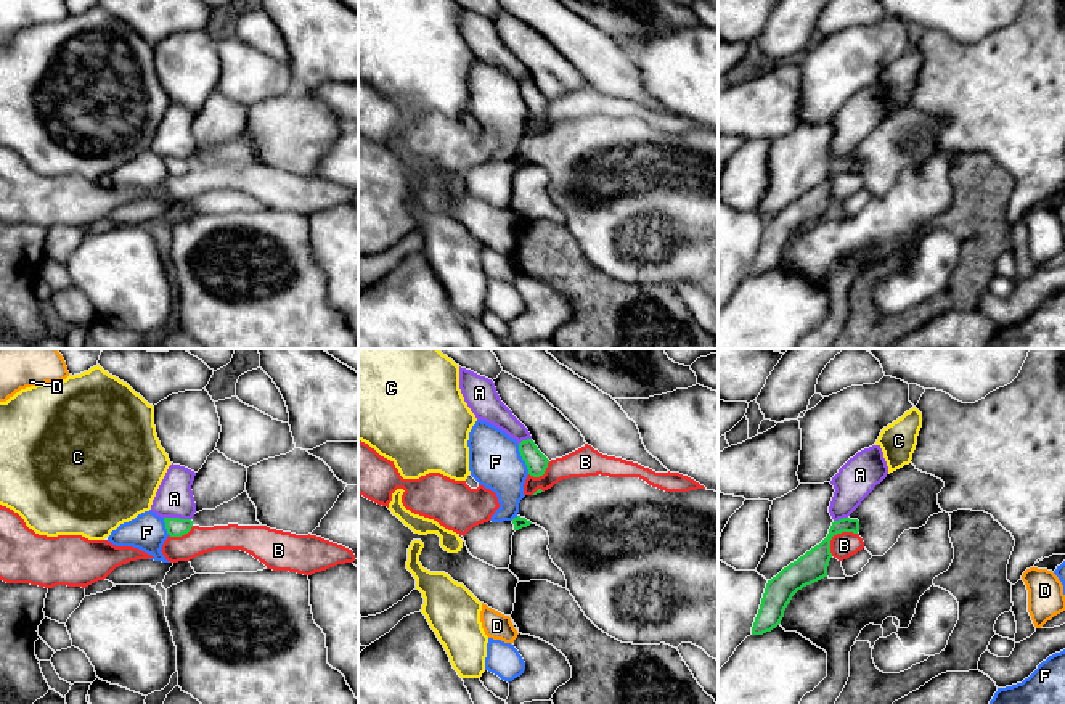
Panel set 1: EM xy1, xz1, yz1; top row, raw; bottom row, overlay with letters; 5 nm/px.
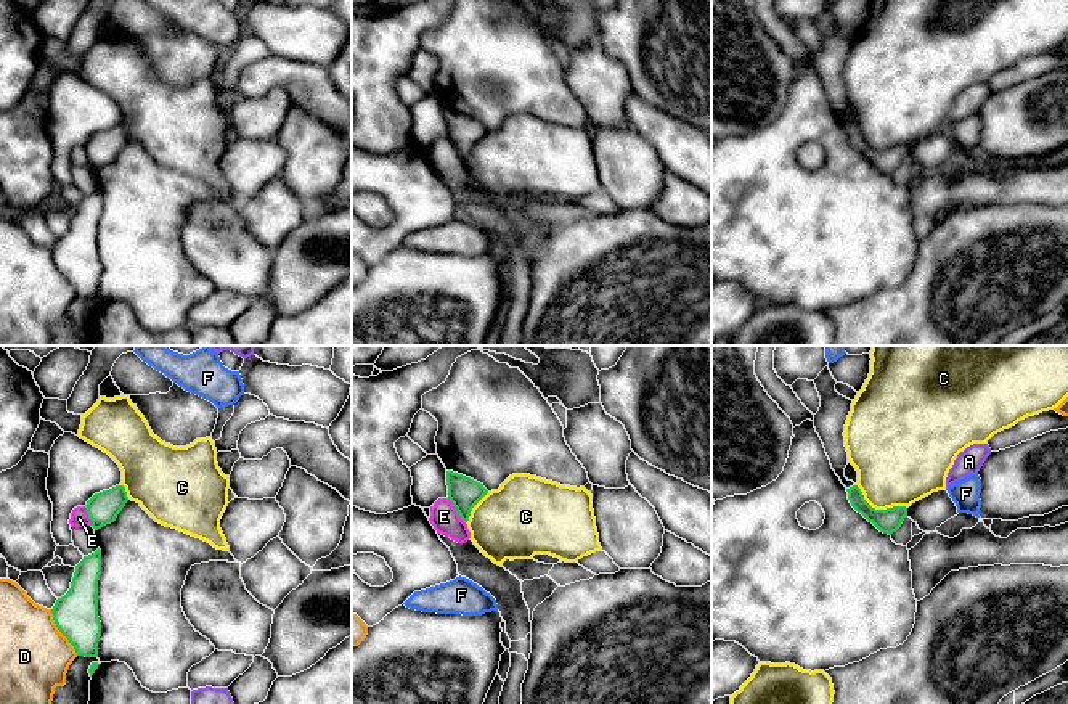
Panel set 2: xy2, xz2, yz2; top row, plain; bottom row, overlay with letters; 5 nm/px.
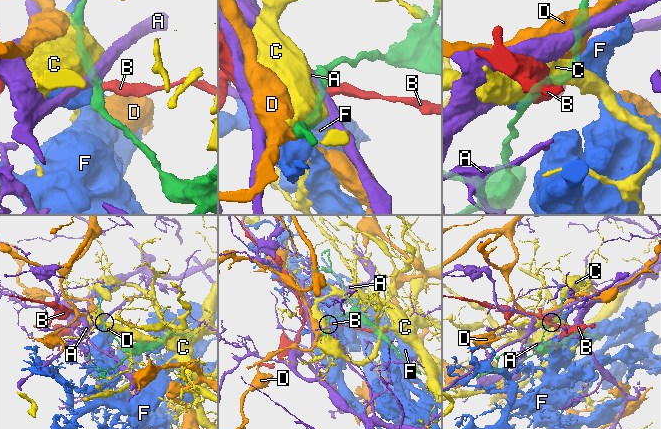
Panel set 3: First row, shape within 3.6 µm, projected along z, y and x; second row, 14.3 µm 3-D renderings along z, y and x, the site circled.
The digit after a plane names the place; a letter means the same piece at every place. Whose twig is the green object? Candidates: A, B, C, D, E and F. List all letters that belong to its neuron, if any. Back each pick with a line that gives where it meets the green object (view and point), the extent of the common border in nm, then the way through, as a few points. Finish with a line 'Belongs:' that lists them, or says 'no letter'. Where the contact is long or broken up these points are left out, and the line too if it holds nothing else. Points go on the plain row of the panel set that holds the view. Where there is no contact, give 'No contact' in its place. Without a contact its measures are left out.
Belongs: no letter

